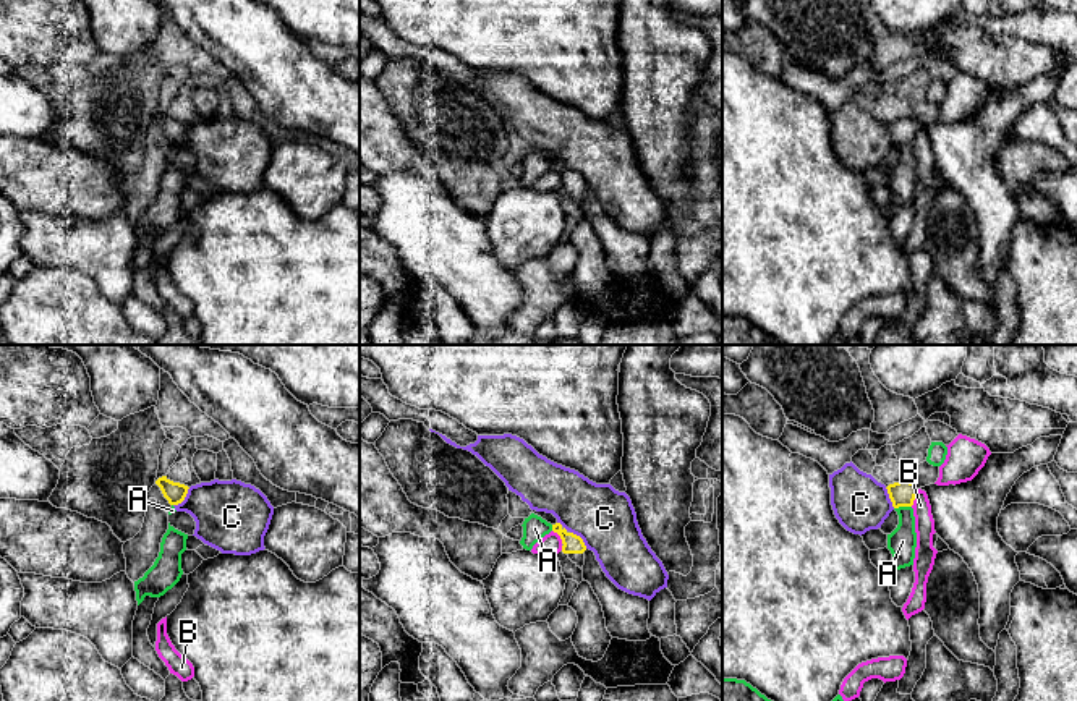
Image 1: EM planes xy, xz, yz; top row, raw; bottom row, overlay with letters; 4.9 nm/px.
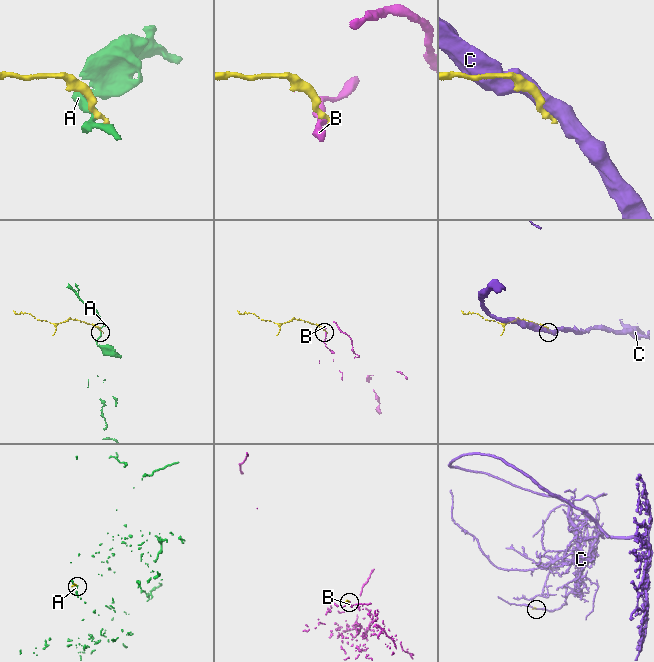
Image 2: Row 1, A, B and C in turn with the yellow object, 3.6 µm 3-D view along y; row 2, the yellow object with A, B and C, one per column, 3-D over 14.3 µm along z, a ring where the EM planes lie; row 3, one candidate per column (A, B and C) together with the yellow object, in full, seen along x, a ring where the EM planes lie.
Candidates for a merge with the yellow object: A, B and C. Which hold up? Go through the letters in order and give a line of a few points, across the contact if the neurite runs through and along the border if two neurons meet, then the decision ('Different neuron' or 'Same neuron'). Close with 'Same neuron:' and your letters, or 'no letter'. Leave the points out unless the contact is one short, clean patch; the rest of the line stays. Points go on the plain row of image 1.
A: Line: yz (910, 143), (894, 146). Different neuron
B: Line: yz (919, 127), (910, 143). Different neuron
C: Different neuron
Same neuron: no letter

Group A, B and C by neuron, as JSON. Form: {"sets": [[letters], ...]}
{"sets": [["A"], ["B"], ["C"]]}

